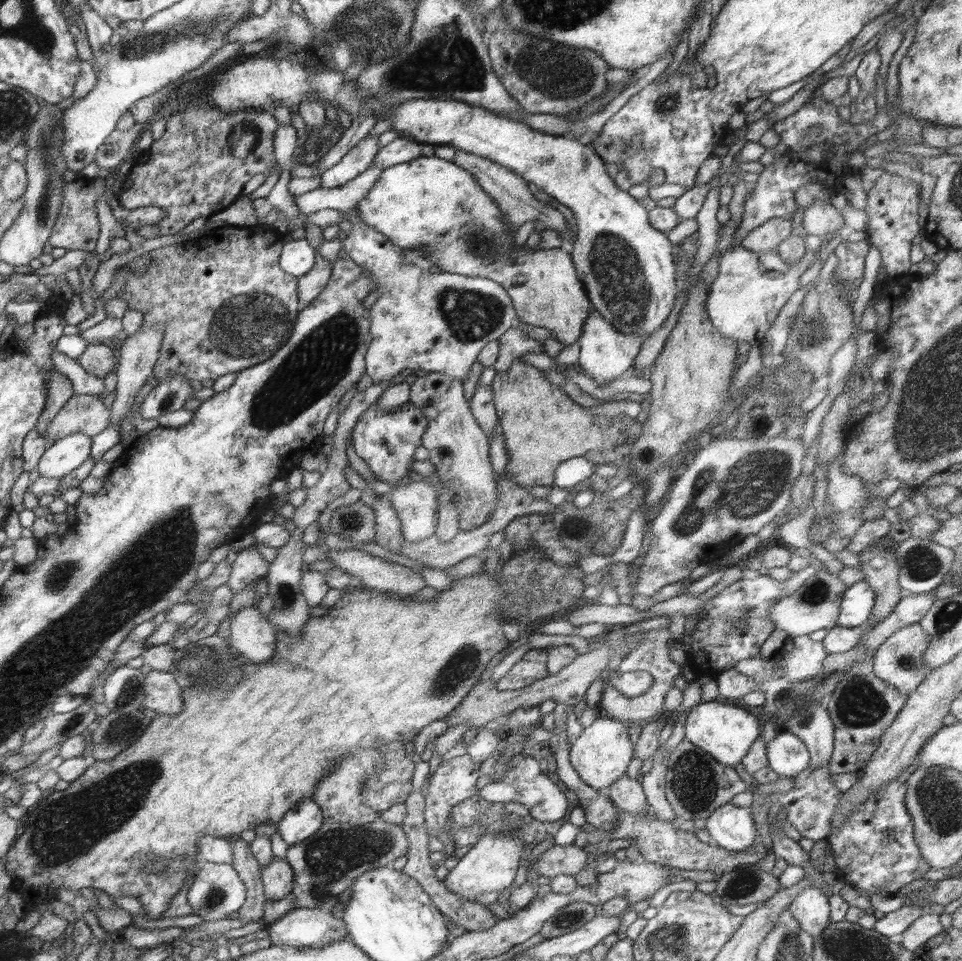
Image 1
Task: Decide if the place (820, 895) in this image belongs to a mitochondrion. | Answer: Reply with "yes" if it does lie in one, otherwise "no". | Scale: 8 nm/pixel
no

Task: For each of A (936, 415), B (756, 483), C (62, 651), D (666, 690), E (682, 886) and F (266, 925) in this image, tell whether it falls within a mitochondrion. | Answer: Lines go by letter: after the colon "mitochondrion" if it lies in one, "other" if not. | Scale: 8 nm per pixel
A: mitochondrion
B: mitochondrion
C: mitochondrion
D: other
E: other
F: other

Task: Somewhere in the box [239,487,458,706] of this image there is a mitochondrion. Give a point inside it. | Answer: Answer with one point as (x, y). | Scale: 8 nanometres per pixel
(287, 596)

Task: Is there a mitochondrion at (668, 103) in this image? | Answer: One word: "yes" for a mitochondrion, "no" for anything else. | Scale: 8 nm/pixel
yes

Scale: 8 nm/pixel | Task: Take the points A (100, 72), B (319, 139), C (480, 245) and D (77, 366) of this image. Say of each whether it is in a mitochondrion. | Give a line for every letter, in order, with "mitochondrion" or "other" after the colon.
A: other
B: mitochondrion
C: mitochondrion
D: other

